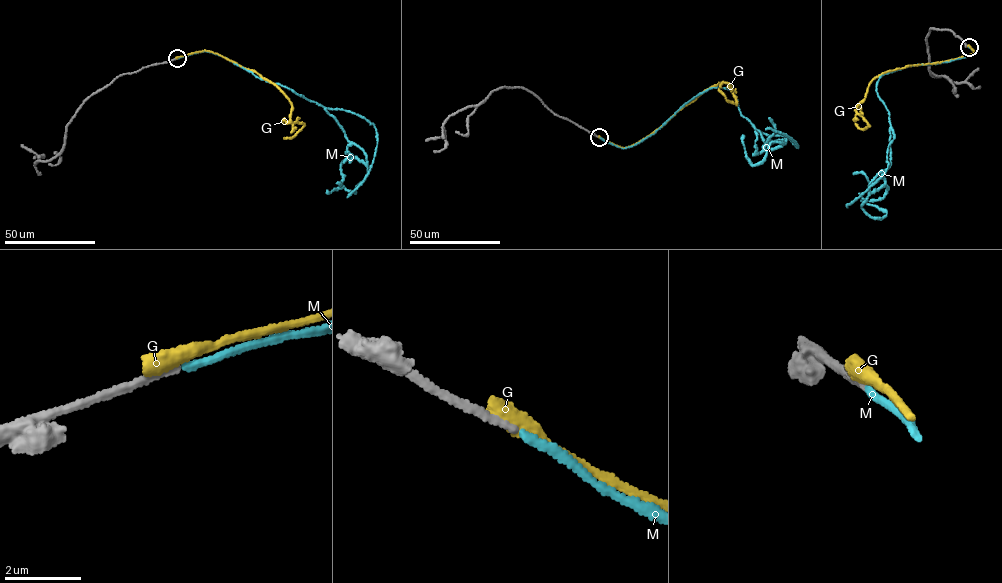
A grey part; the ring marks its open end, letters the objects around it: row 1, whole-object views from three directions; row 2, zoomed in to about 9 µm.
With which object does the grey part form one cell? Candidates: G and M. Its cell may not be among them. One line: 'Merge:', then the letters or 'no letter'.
Merge: M

